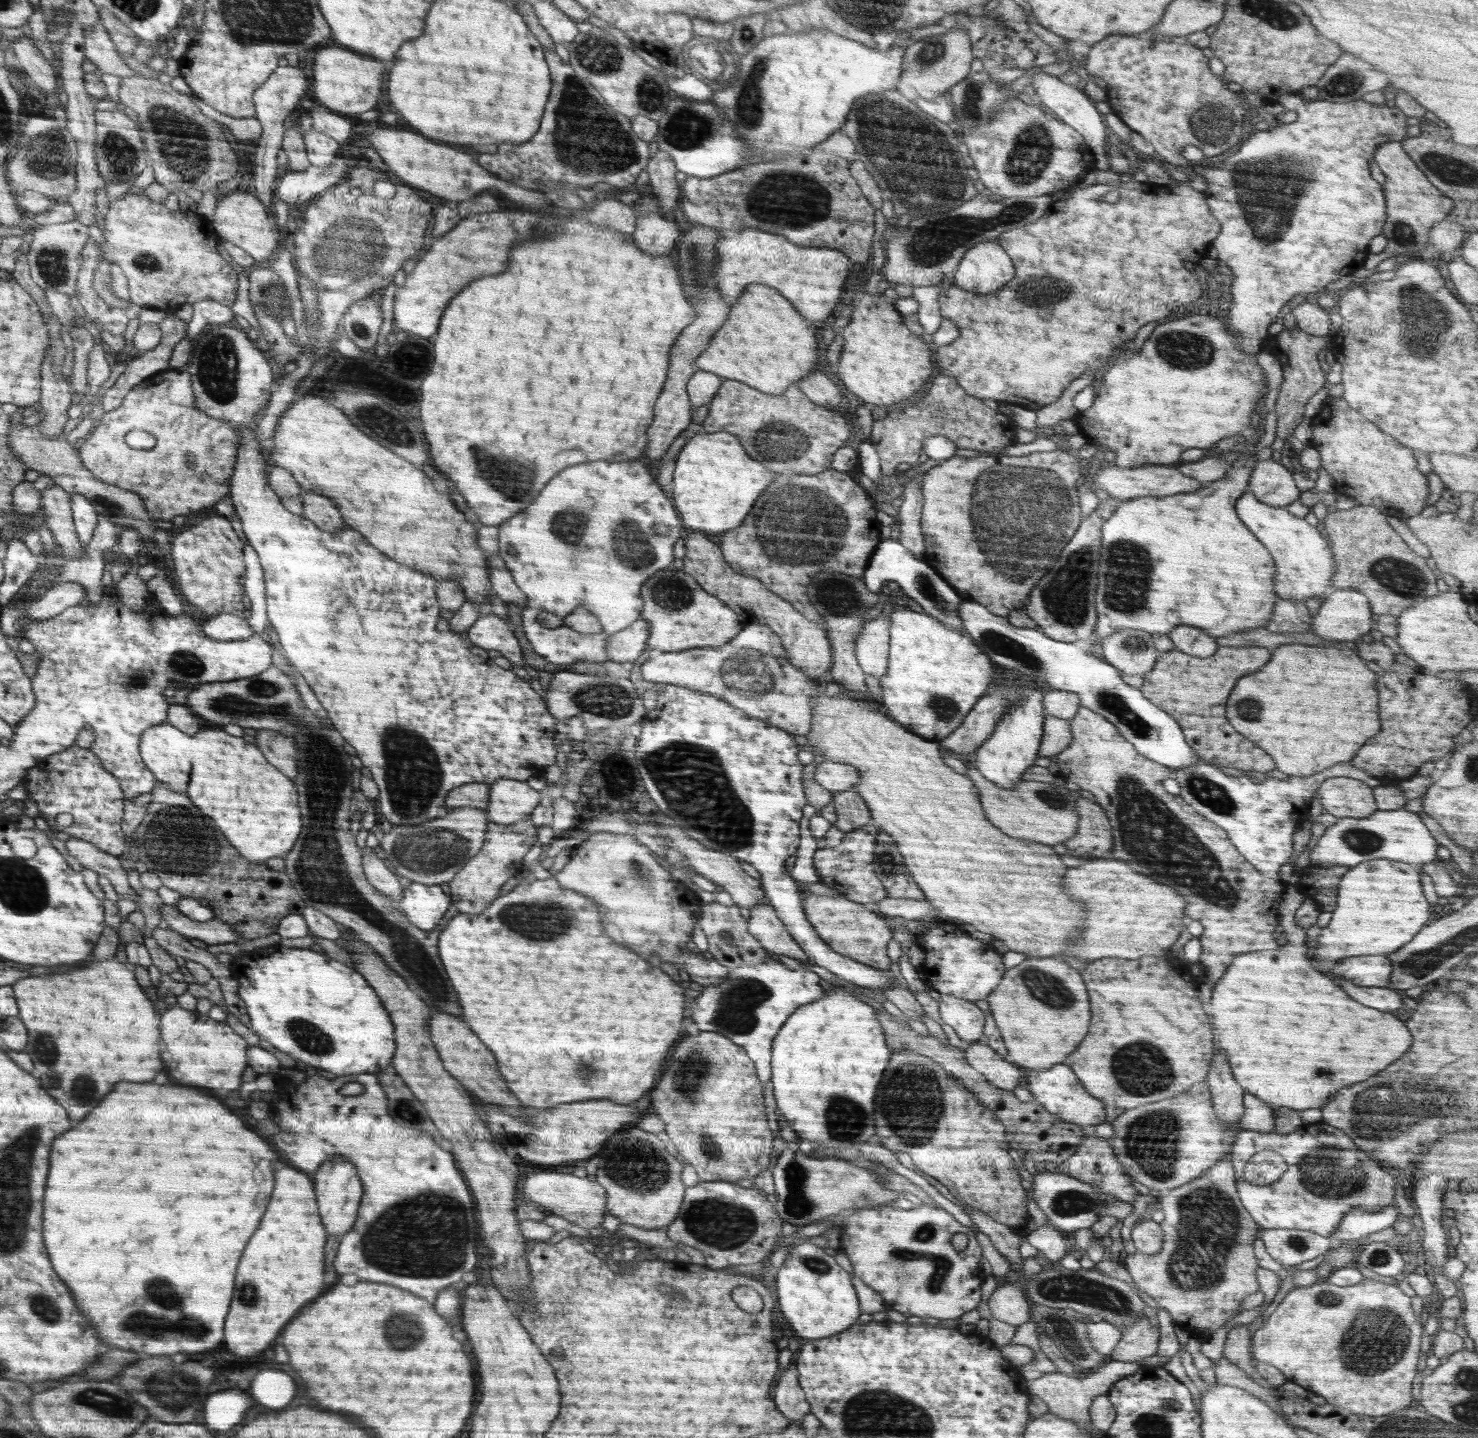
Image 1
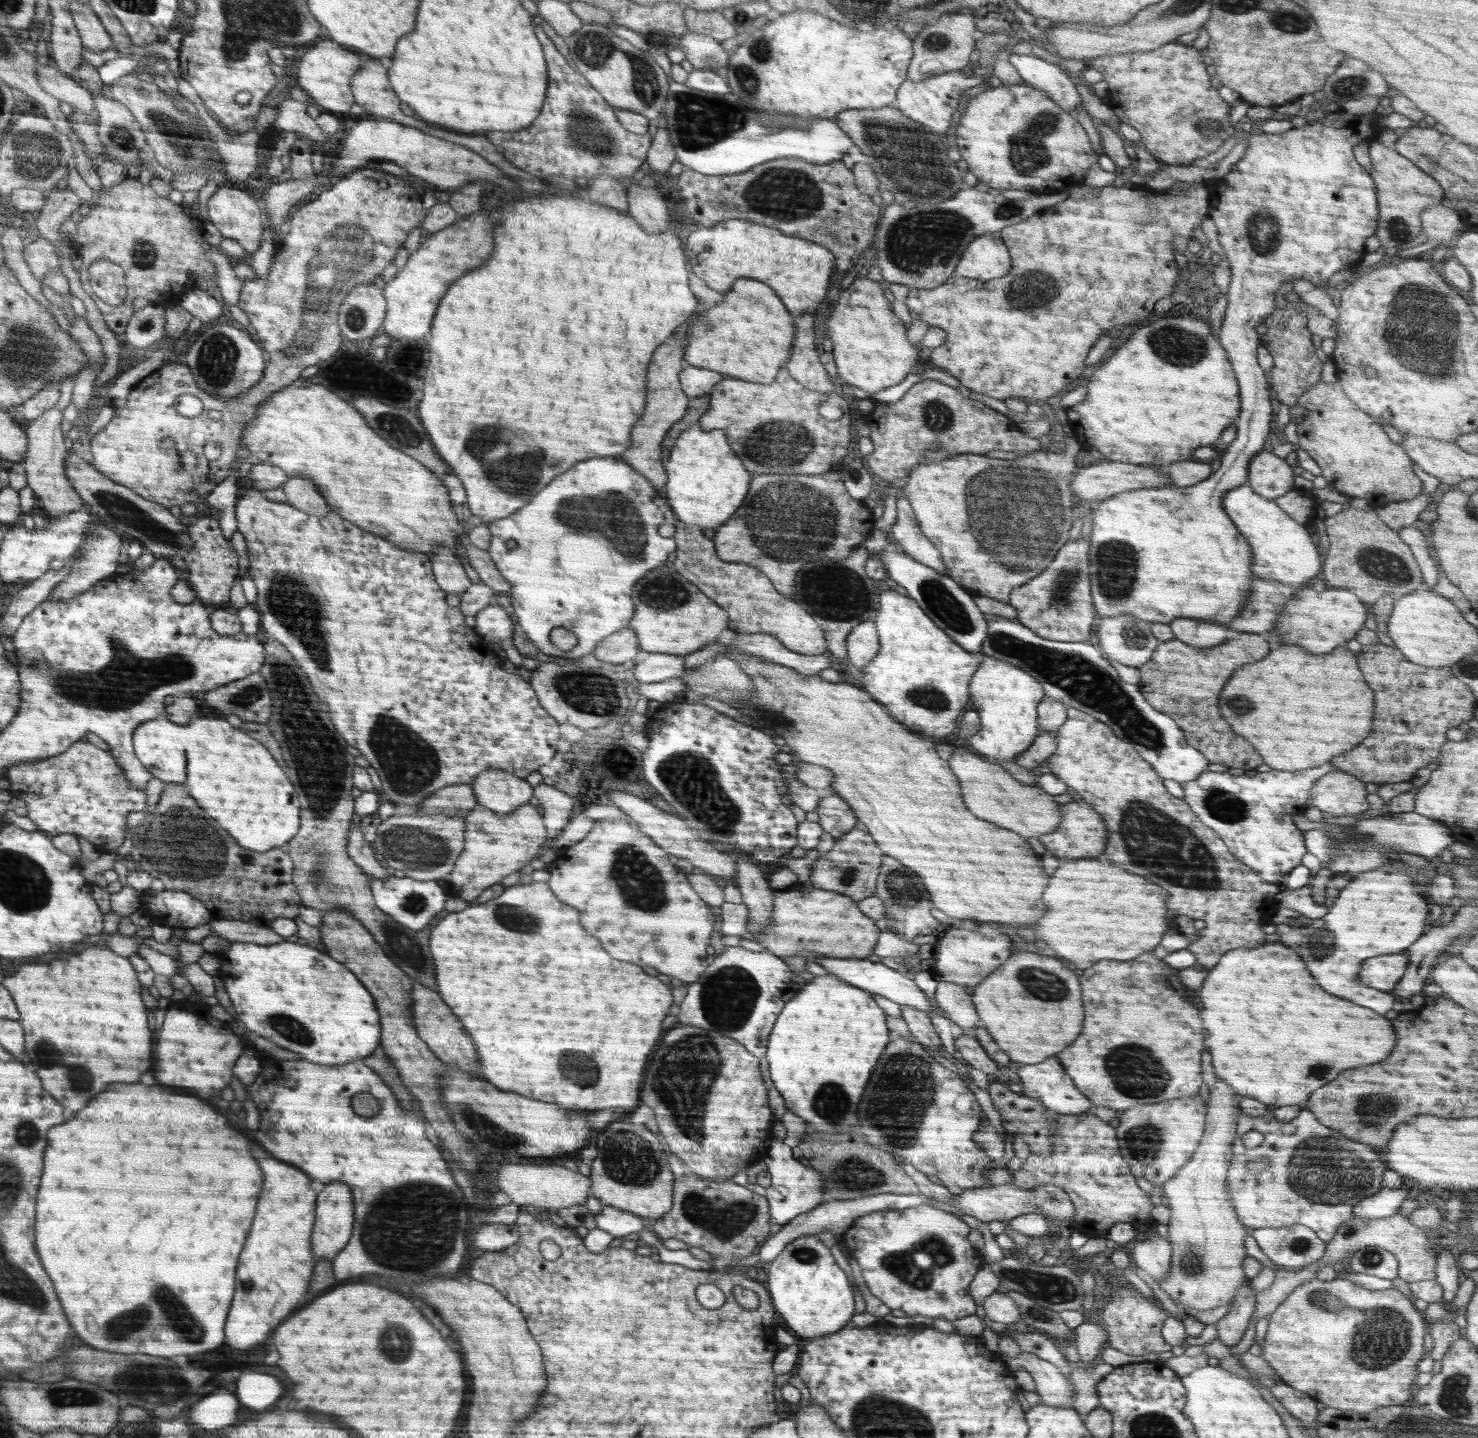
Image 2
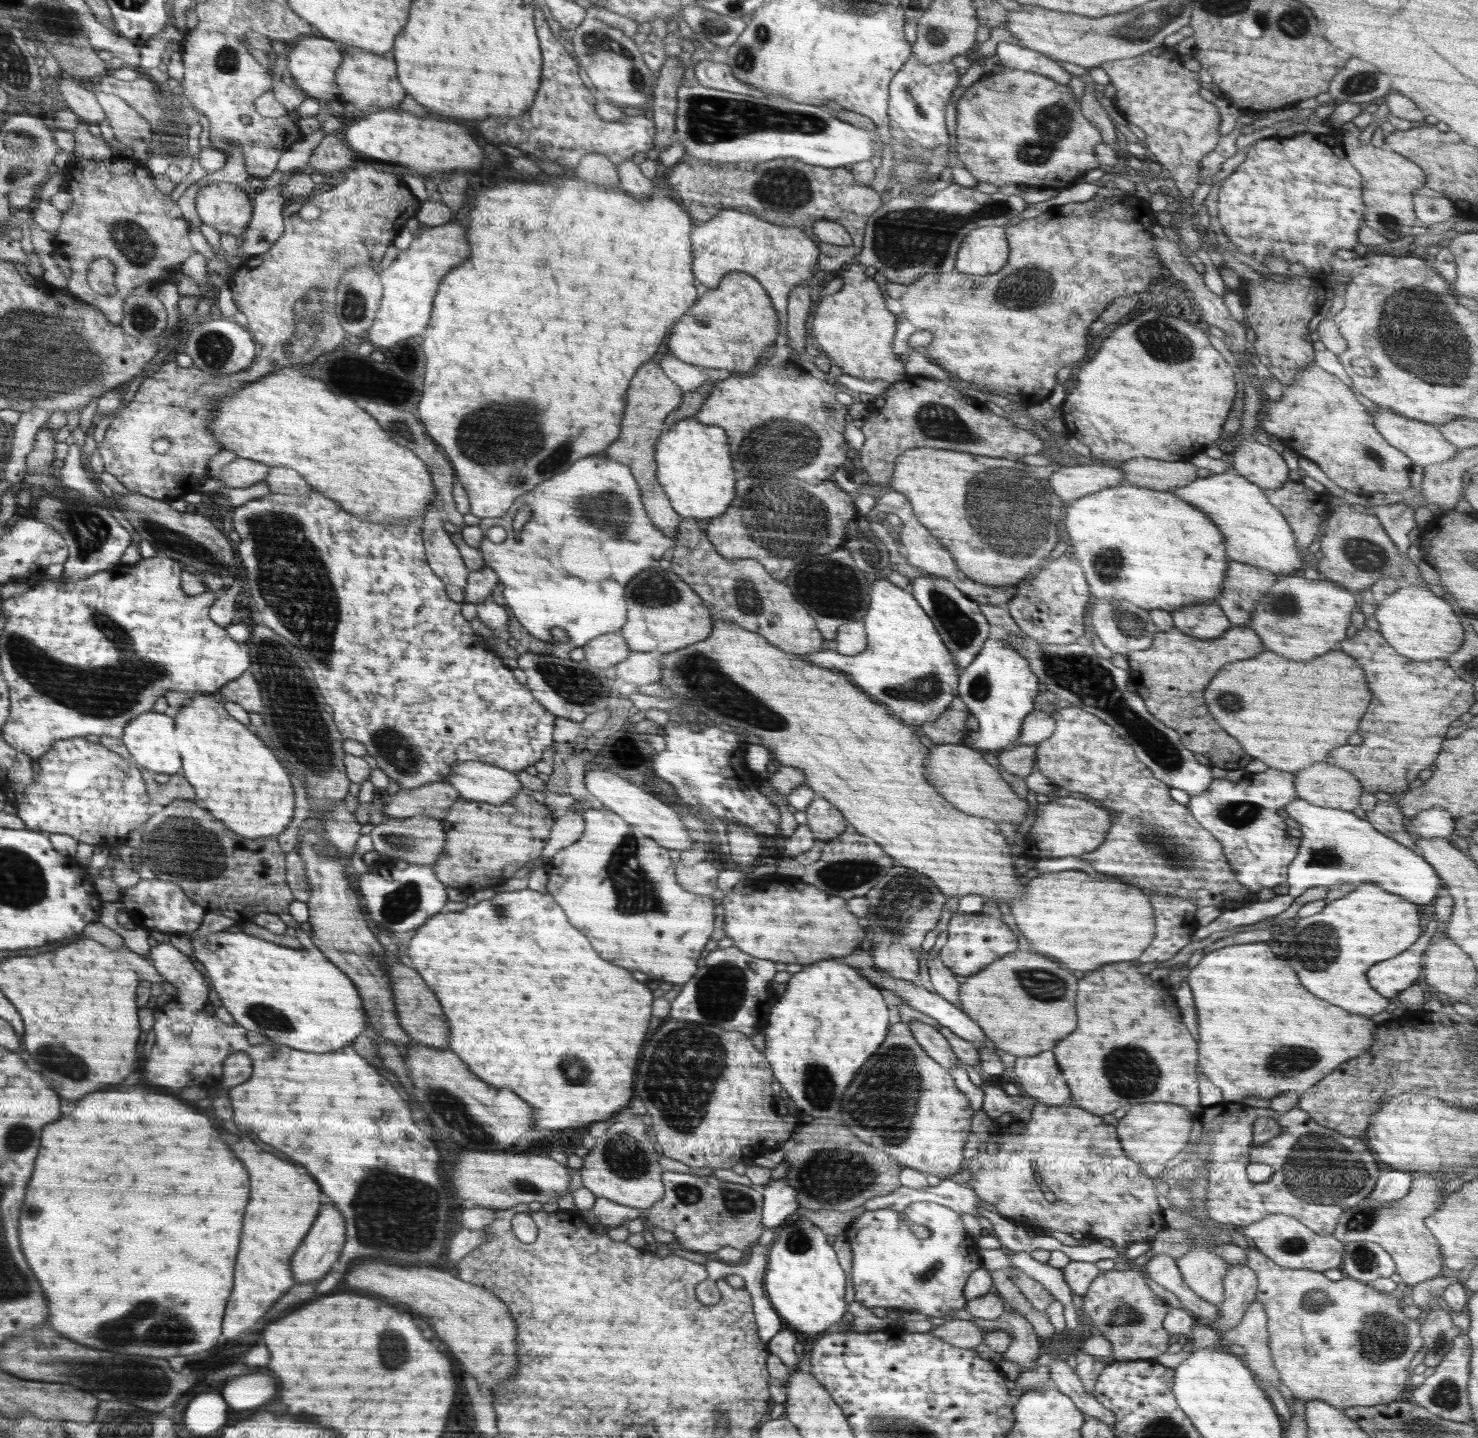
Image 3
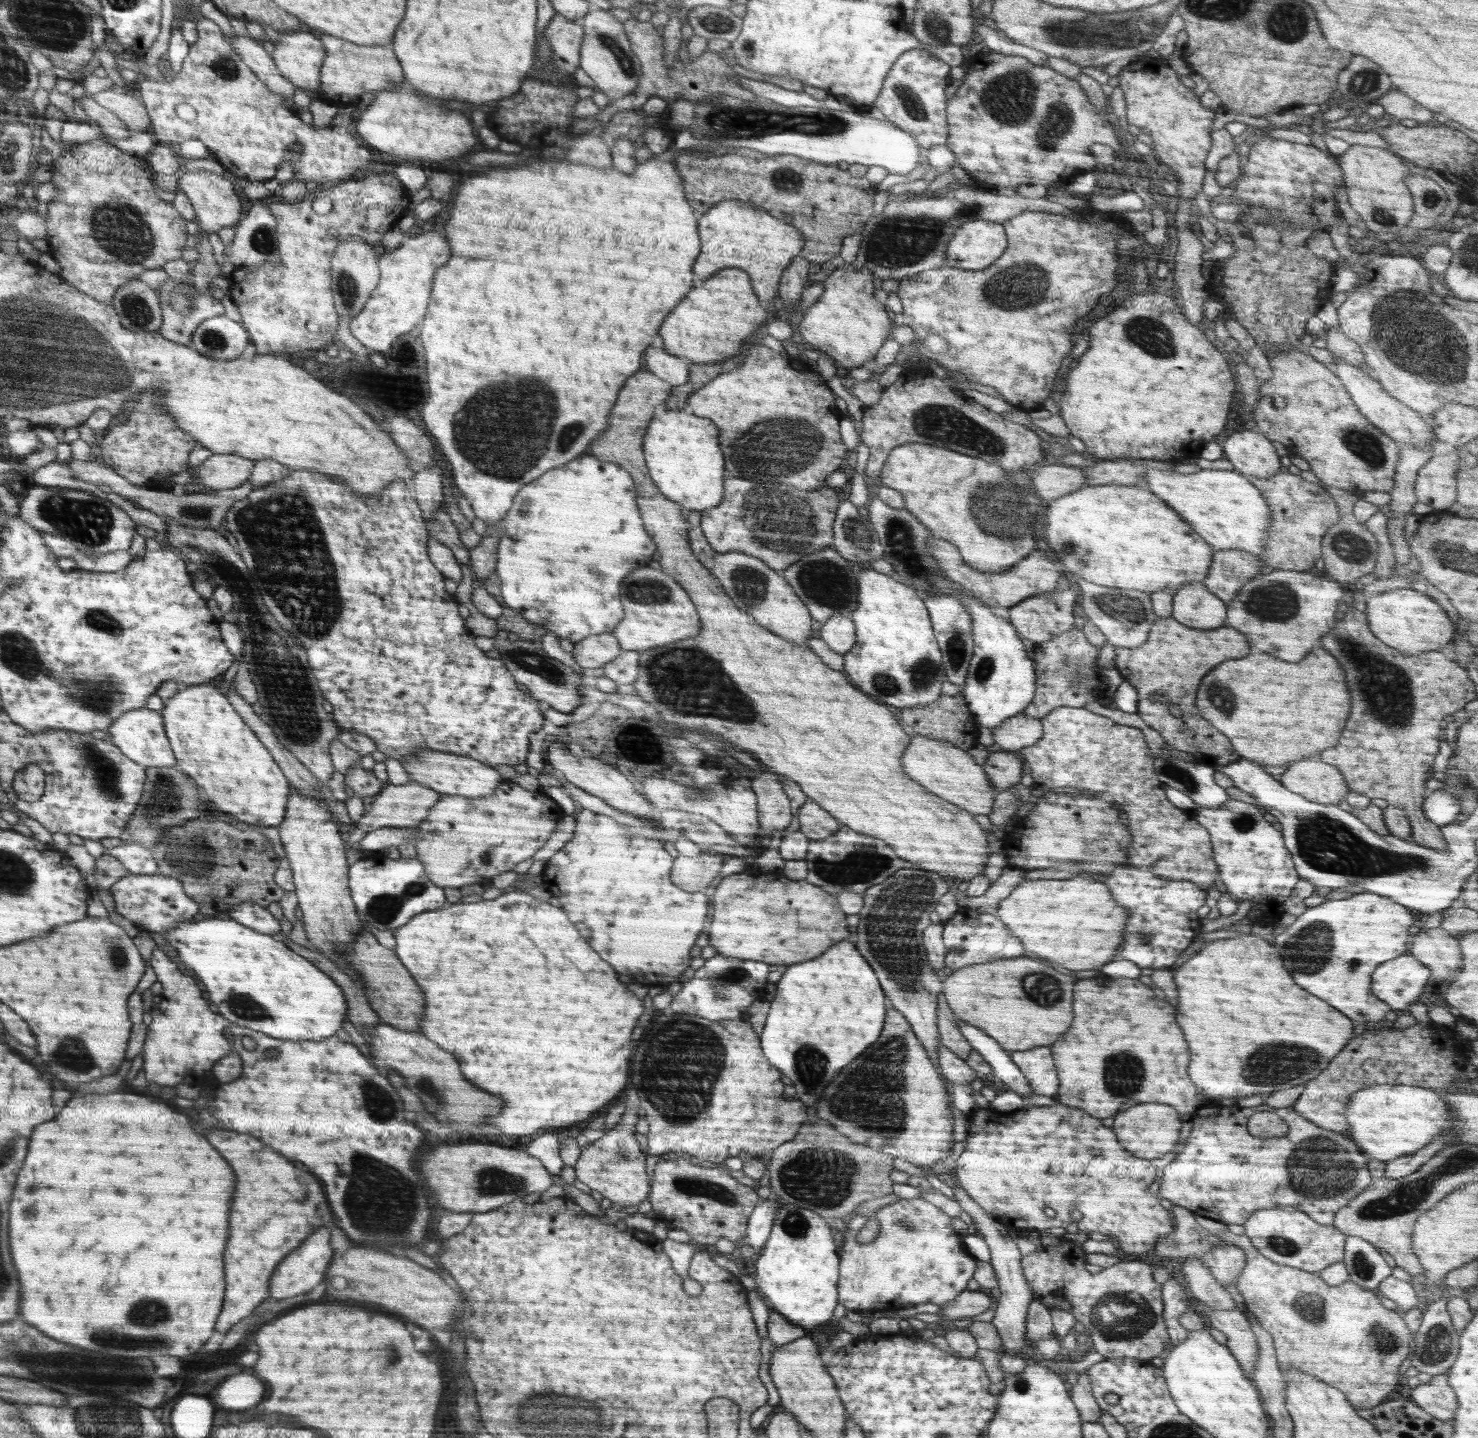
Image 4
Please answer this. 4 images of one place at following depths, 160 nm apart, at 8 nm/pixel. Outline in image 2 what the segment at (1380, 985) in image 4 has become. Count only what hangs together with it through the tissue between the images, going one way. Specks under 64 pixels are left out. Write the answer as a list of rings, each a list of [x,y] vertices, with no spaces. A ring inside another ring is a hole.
[[[1404,954],[1367,958],[1360,966],[1360,980],[1370,988],[1390,992],[1403,977],[1408,963],[1408,956]]]

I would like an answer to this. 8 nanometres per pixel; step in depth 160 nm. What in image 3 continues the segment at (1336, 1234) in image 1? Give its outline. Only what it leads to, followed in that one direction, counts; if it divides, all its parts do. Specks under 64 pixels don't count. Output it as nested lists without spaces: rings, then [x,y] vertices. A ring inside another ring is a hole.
[[[1389,1168],[1378,1177],[1377,1183],[1367,1198],[1374,1202],[1390,1202],[1404,1198],[1410,1190],[1413,1177],[1414,1174],[1410,1170]]]

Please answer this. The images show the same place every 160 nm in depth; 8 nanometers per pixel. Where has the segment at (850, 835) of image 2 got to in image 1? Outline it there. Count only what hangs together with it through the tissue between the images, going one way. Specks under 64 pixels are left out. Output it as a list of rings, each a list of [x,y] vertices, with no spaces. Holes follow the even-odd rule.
[[[873,821],[869,822],[851,832],[845,834],[842,843],[832,848],[818,849],[813,854],[813,865],[821,878],[819,882],[826,884],[842,894],[848,900],[867,905],[874,902],[880,902],[887,897],[886,889],[882,881],[876,876],[874,865],[874,845],[876,845],[876,836],[878,836],[878,827]]]

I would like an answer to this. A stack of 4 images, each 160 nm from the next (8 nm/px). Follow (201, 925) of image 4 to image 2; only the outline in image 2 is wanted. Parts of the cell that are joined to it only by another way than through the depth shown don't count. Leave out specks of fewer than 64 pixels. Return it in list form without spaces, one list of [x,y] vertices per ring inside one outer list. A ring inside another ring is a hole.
[[[285,940],[271,945],[231,942],[228,949],[215,955],[221,963],[222,980],[240,1022],[258,1036],[300,1054],[310,1062],[326,1066],[342,1066],[352,1060],[363,1060],[379,1048],[380,1015],[372,995],[343,963],[312,947],[311,943]]]

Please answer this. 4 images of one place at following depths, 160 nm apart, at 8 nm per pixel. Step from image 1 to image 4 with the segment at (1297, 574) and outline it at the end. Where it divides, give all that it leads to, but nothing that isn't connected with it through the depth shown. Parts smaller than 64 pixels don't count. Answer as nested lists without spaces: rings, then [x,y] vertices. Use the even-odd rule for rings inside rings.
[[[1147,468],[1144,486],[1174,509],[1215,550],[1244,550],[1255,557],[1265,551],[1265,529],[1272,515],[1260,490],[1247,476],[1234,470],[1200,469],[1191,474]]]

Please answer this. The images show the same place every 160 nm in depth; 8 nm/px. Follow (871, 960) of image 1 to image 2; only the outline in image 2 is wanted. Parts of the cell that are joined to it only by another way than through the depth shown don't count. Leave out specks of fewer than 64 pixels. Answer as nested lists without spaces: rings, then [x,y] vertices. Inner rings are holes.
[[[795,886],[790,890],[776,892],[772,907],[773,921],[765,930],[752,933],[756,935],[756,941],[762,943],[769,953],[780,958],[798,954],[808,961],[814,961],[816,954],[824,954],[824,957],[867,959],[873,954],[881,931],[872,918],[860,912],[856,904],[857,901],[853,898],[830,890]]]

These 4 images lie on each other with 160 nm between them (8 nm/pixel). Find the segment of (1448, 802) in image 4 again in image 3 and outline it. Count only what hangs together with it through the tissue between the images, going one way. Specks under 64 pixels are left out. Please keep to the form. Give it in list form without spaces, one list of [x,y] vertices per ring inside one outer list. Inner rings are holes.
[[[1434,806],[1422,811],[1412,820],[1406,820],[1406,830],[1422,838],[1442,838],[1448,840],[1454,831],[1455,817],[1449,812]]]

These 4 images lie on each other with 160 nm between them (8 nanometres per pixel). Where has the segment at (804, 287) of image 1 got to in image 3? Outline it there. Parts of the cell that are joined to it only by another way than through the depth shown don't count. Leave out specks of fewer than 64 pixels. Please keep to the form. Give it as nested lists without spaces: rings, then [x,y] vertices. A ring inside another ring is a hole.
[[[734,208],[721,210],[718,214],[716,214],[714,218],[711,218],[710,221],[697,224],[696,230],[692,231],[691,238],[692,242],[696,242],[693,248],[696,256],[696,280],[698,280],[700,284],[706,286],[707,288],[716,289],[718,285],[720,285],[720,281],[722,280],[722,278],[724,278],[724,276],[726,276],[727,274],[734,272],[751,274],[754,278],[756,278],[758,282],[760,282],[760,285],[764,288],[766,294],[768,294],[768,298],[772,300],[772,304],[774,304],[774,310],[776,310],[776,314],[778,314],[778,318],[780,321],[779,333],[788,340],[788,337],[786,336],[786,320],[788,320],[788,295],[790,295],[790,290],[792,290],[792,288],[805,285],[806,282],[808,282],[812,278],[813,273],[816,271],[815,266],[817,266],[818,257],[821,256],[821,250],[818,248],[817,243],[815,243],[811,238],[808,238],[808,235],[804,234],[803,230],[798,230],[797,228],[794,228],[792,226],[778,226],[775,223],[771,223],[762,218],[758,218],[755,214],[736,210]]]

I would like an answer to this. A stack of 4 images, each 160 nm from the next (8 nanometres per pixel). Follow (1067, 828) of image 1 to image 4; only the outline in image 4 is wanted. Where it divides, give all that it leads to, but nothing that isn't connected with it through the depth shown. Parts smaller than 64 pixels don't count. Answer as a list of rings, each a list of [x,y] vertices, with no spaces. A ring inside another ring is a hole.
[[[918,734],[911,737],[910,746],[904,751],[901,760],[904,774],[936,797],[973,815],[989,815],[992,812],[993,800],[998,793],[992,790],[982,766],[976,764],[968,751],[950,742]]]

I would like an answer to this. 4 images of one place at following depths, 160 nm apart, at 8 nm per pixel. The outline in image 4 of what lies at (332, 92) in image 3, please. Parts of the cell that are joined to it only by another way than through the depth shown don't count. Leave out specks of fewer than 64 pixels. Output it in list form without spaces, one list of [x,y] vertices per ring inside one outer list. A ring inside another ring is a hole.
[[[279,32],[279,37],[269,50],[282,76],[300,90],[316,91],[327,56],[320,38],[310,32]]]

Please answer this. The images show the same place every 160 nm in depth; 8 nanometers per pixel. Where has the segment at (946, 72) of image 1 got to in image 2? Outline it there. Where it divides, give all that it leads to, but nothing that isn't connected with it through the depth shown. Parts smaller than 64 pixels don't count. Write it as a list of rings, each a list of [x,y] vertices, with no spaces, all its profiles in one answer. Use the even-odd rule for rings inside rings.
[[[972,7],[958,12],[943,14],[932,26],[921,30],[913,40],[913,57],[907,68],[907,78],[918,83],[925,78],[938,76],[951,70],[961,70],[969,63],[970,54],[975,49],[978,30],[974,22]]]

